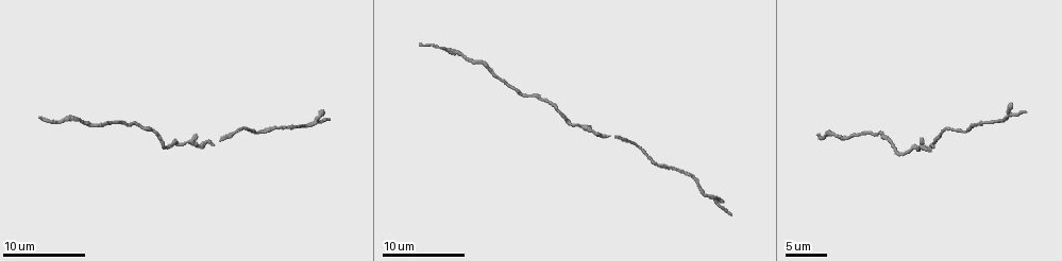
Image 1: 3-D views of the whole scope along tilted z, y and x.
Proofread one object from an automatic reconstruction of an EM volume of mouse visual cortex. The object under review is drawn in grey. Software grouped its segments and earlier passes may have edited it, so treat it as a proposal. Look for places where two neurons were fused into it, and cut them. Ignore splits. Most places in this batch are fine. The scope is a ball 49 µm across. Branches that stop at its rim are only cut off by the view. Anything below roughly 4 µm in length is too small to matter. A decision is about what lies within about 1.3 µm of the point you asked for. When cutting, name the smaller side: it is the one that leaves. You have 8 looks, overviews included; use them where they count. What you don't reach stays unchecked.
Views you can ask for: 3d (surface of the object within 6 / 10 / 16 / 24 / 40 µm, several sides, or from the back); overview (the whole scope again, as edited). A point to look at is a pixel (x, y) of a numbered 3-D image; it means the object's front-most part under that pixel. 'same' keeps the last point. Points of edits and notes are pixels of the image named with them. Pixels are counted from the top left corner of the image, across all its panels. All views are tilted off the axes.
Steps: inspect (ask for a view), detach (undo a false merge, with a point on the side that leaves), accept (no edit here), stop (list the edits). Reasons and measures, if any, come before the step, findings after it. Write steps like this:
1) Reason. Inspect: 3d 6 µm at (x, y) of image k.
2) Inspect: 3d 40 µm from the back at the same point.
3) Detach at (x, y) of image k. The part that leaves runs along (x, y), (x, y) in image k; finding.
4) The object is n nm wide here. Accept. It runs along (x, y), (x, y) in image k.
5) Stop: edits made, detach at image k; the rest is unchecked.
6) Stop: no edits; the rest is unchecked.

Thick turns thin. Inspect: 3d 10 µm at (999, 121) of image 1.

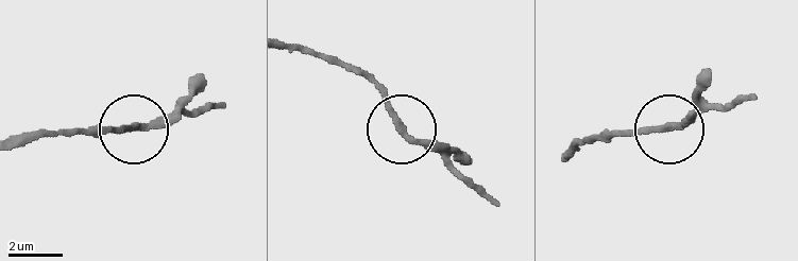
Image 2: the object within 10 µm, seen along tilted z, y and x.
The object is 230 nm wide here. Accept. It runs along (287, 45), (361, 72), (394, 121), (465, 181) in image 2; continuous, no second neuron.

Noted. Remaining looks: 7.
Inspect: 3d 16 µm at (927, 148) of image 1.

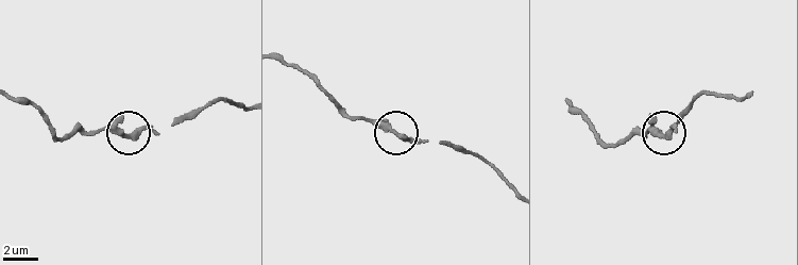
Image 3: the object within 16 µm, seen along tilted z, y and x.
Inspect: 3d 16 µm from the back at (668, 136) of image 3.

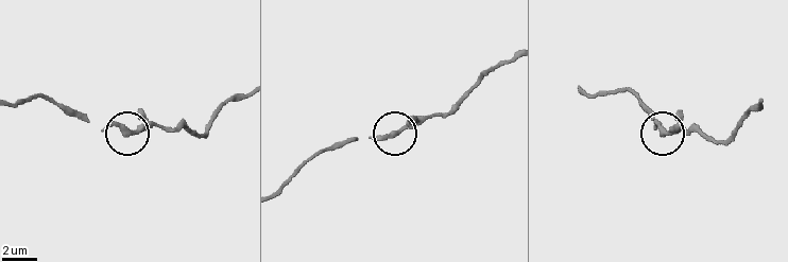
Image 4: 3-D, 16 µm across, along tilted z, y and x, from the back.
Accept. Continuous, no second neuron.

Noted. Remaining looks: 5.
Sudden change in width. Inspect: 3d 10 µm at (971, 126) of image 1.

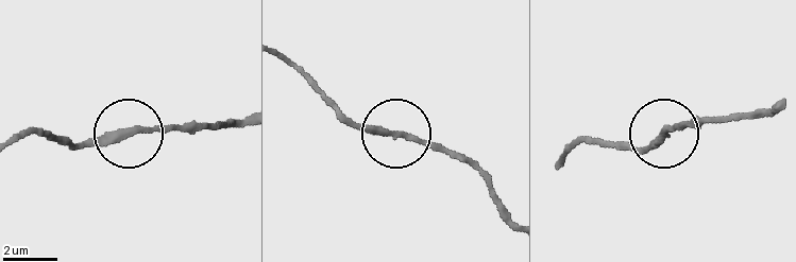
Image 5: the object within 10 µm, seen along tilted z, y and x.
Other side. Inspect: 3d 10 µm from the back at (397, 134) of image 5.

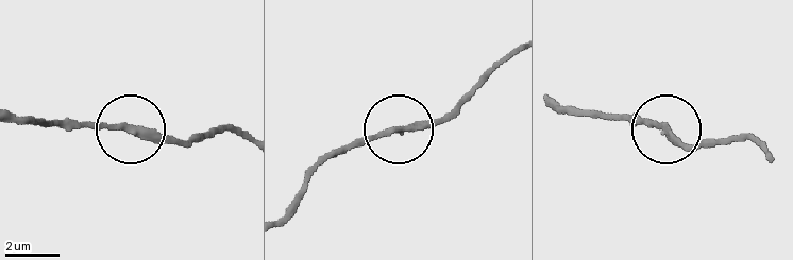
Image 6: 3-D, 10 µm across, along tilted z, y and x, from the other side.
Accept. It runs along (511, 54), (443, 115), (319, 155) in image 6; continuous, no second neuron.

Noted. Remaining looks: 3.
Inspect: 3d 6 µm at (843, 136) of image 1.

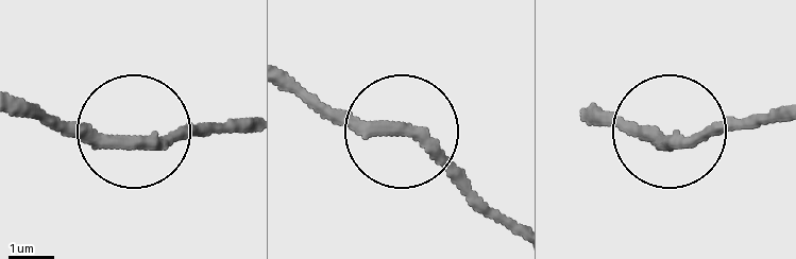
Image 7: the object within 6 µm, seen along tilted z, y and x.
Inspect: 3d 6 µm from the back at (143, 143) of image 7.

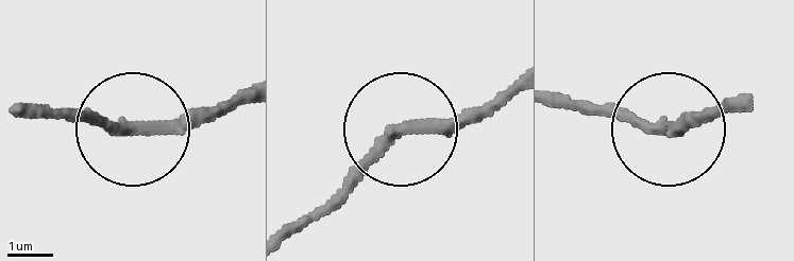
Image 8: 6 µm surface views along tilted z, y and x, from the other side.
Accept. It runs along (34, 107), (74, 105), (123, 125), (230, 111) in image 8; one neuron here.

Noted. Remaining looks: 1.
Stop: no edits; the rest is unchecked.

